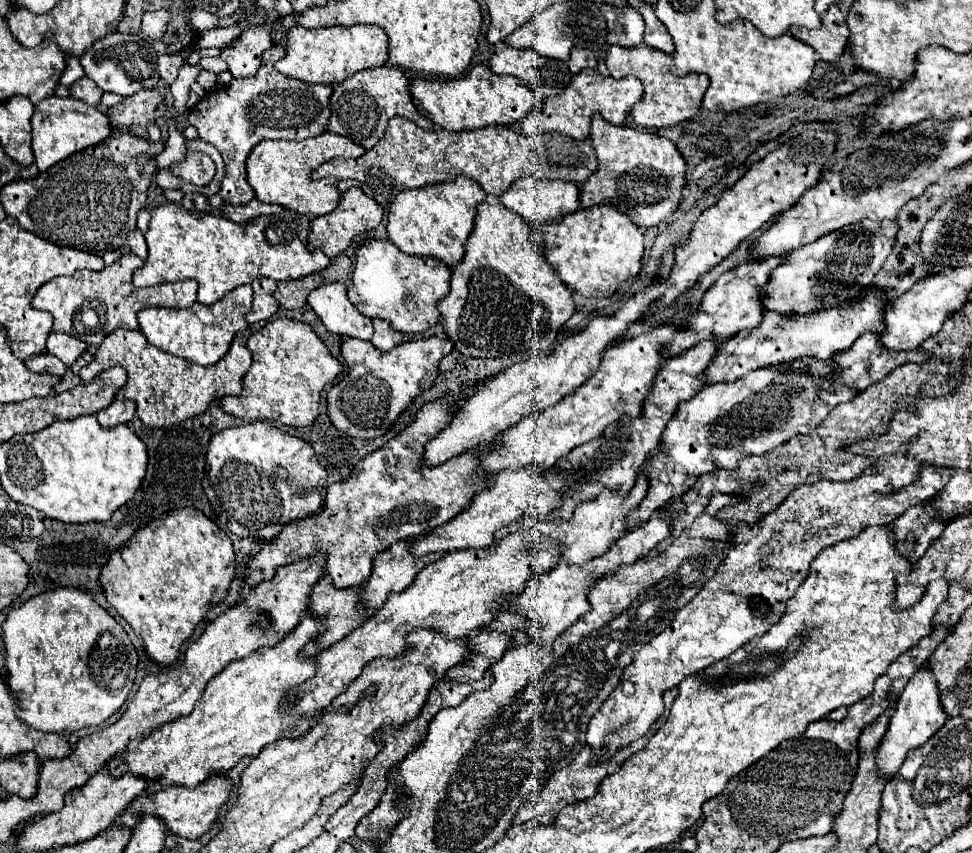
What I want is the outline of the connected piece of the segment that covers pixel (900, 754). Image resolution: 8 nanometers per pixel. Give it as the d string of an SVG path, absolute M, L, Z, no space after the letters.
M923 664L915 676L907 682L905 690L901 692L899 700L897 700L897 710L891 716L887 734L883 736L883 742L877 748L877 766L879 766L879 774L881 776L895 776L907 756L909 750L919 748L923 742L927 742L947 720L947 712L939 700L939 686L937 680L933 676L933 672L929 670L927 664Z

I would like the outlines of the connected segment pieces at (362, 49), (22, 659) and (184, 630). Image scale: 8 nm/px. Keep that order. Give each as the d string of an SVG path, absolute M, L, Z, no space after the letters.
M295 26L287 34L287 56L275 62L275 70L289 78L309 84L337 84L359 70L383 66L387 62L387 34L379 26L331 26L303 28Z
M77 588L47 590L29 598L19 608L11 608L3 622L3 644L15 712L35 730L73 732L85 726L103 724L123 706L135 680L137 652L127 632L87 592Z
M181 508L161 522L137 530L117 548L101 570L107 602L143 640L145 652L159 664L173 664L181 644L207 612L219 604L235 578L231 538L197 508Z

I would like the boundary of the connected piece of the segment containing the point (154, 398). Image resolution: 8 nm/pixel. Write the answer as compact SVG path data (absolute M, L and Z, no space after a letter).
M115 330L103 338L93 360L85 368L81 368L79 378L83 384L87 384L99 372L115 364L121 364L127 370L127 384L117 392L117 400L125 400L125 398L135 400L137 416L143 424L165 428L205 412L213 400L219 400L229 394L239 396L241 378L251 366L251 352L247 350L245 344L241 344L239 338L235 338L225 358L221 358L217 364L201 366L201 364L193 364L183 358L177 358L173 354L167 354L155 348L153 344L143 344L141 332Z

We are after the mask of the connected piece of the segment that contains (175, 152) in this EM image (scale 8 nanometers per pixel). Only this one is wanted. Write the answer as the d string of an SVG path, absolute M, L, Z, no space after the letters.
M167 118L165 120L168 128L168 136L164 151L157 156L157 164L160 169L169 168L176 162L182 161L186 155L185 138L183 134L175 128L175 120Z

